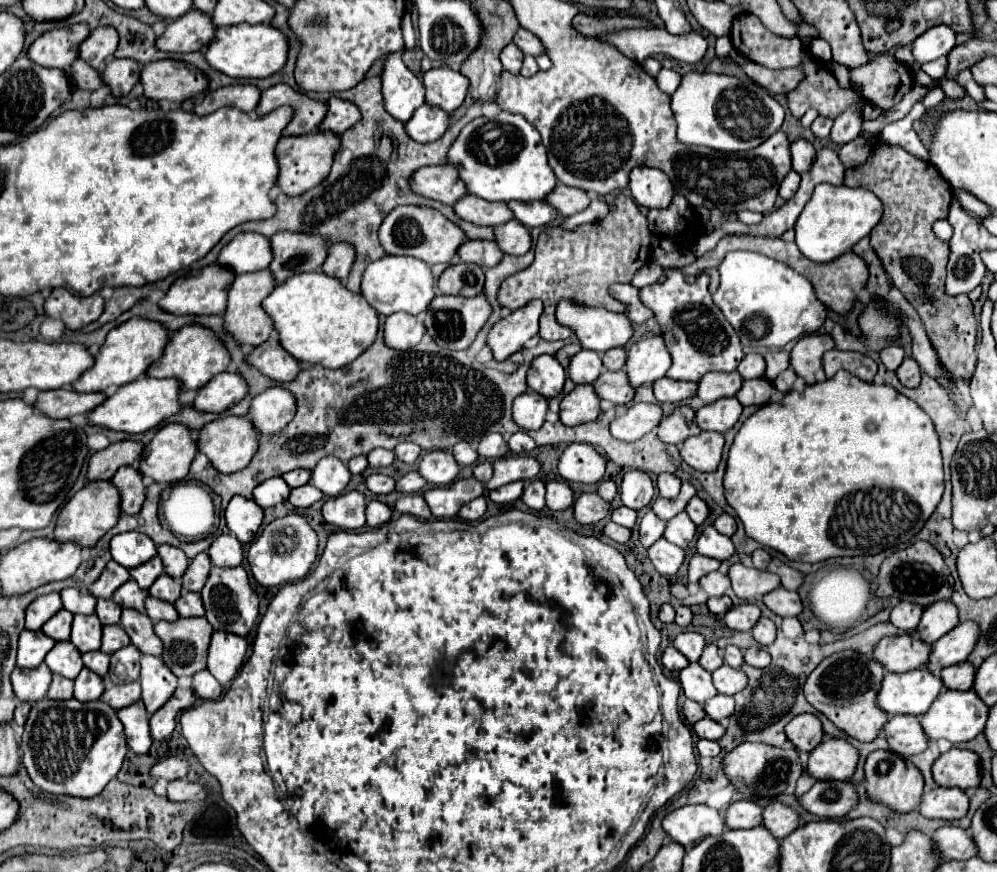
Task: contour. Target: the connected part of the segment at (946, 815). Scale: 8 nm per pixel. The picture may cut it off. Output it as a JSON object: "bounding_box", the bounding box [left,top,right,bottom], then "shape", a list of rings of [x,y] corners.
{"bounding_box":[920,786,968,820],"shape":[[[936,786],[922,794],[920,812],[926,818],[956,820],[968,812],[968,796],[960,788]]]}

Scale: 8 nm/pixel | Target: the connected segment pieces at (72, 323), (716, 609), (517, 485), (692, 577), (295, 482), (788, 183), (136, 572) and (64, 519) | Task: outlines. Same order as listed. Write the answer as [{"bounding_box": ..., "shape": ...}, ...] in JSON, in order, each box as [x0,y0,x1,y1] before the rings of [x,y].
[{"bounding_box":[44,288,104,330],"shape":[[[54,288],[44,304],[50,318],[58,318],[70,330],[80,330],[82,326],[98,320],[104,312],[104,298],[96,292],[92,296],[78,296],[66,288]]]},{"bounding_box":[708,596,732,616],"shape":[[[718,596],[718,598],[708,600],[708,608],[716,616],[724,616],[730,610],[730,606],[732,606],[732,600],[728,596]]]},{"bounding_box":[488,482,524,504],"shape":[[[512,482],[512,484],[506,484],[504,488],[498,488],[498,490],[492,490],[488,494],[488,498],[496,504],[512,504],[514,500],[518,500],[524,492],[524,482]]]},{"bounding_box":[688,554,720,584],"shape":[[[694,554],[692,560],[690,560],[690,570],[688,570],[688,582],[690,584],[696,584],[704,574],[708,572],[714,572],[720,568],[720,562],[714,560],[714,558],[708,558],[708,556],[702,556],[702,554]]]},{"bounding_box":[282,468,310,488],"shape":[[[298,468],[298,470],[292,470],[292,472],[282,474],[282,478],[288,482],[290,488],[298,488],[298,486],[302,486],[302,484],[306,484],[310,480],[310,470]]]},{"bounding_box":[780,172,800,200],"shape":[[[788,172],[788,176],[782,180],[780,184],[780,196],[784,200],[790,200],[794,194],[796,194],[796,188],[800,186],[800,174],[798,172]]]},{"bounding_box":[130,556,164,588],"shape":[[[154,556],[148,562],[140,564],[138,568],[132,568],[130,576],[138,582],[140,588],[150,588],[150,584],[162,574],[162,570],[164,570],[164,566],[162,566],[160,556]]]},{"bounding_box":[54,480,120,546],"shape":[[[94,480],[88,482],[82,490],[78,490],[62,508],[54,538],[64,540],[76,540],[82,546],[94,546],[112,526],[116,526],[120,518],[120,490],[112,484],[112,480]]]}]

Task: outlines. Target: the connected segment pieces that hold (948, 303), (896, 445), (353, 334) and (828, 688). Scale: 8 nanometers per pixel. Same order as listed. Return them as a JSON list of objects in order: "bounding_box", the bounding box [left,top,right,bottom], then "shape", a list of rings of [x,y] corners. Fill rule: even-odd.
[{"bounding_box":[844,144,976,380],"shape":[[[880,144],[880,148],[876,148],[876,156],[872,156],[872,160],[868,160],[868,164],[862,164],[860,168],[846,170],[844,184],[866,188],[882,200],[882,204],[884,204],[882,220],[870,232],[872,248],[880,256],[892,284],[908,298],[908,302],[916,308],[918,316],[922,318],[922,322],[926,326],[926,334],[938,354],[940,366],[946,370],[946,374],[952,380],[964,380],[964,378],[970,380],[974,374],[974,366],[976,366],[976,318],[972,312],[972,302],[964,294],[960,294],[960,296],[946,294],[944,278],[946,278],[950,244],[946,240],[936,238],[936,234],[932,230],[932,224],[936,220],[948,216],[948,208],[952,202],[950,184],[940,176],[936,166],[914,158],[912,154],[908,154],[906,150],[902,150],[898,146],[886,146],[886,144]]]},{"bounding_box":[724,372,944,562],"shape":[[[838,372],[834,378],[816,382],[812,386],[806,386],[802,392],[788,392],[782,400],[770,402],[762,406],[758,412],[754,412],[740,428],[740,432],[734,438],[734,444],[728,454],[728,468],[724,476],[724,490],[728,504],[736,510],[740,516],[746,534],[754,538],[760,546],[772,548],[782,552],[790,560],[798,562],[822,562],[836,556],[858,556],[858,554],[874,554],[874,550],[880,548],[894,548],[900,542],[912,540],[920,528],[928,522],[932,512],[942,500],[944,492],[944,472],[942,472],[942,456],[940,456],[940,440],[934,430],[932,420],[928,414],[908,396],[898,394],[892,386],[876,386],[868,384],[850,372]]]},{"bounding_box":[262,272,378,368],"shape":[[[304,272],[300,276],[292,276],[286,282],[278,284],[274,292],[262,302],[264,310],[274,320],[274,328],[280,332],[280,344],[300,362],[322,364],[326,368],[342,368],[356,360],[362,352],[366,352],[376,336],[378,336],[378,312],[368,306],[364,296],[348,290],[340,280],[332,276],[324,276],[324,272]]]},{"bounding_box":[804,650,888,742],"shape":[[[842,650],[816,666],[804,684],[804,696],[818,712],[832,720],[850,738],[872,742],[888,722],[888,714],[878,706],[878,692],[882,688],[884,674],[884,666],[874,658],[856,650]]]}]

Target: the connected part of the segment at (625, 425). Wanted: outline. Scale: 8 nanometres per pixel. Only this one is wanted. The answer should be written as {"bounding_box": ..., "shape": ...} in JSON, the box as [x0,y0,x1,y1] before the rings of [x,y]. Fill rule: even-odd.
{"bounding_box":[610,404,662,442],"shape":[[[634,404],[626,410],[626,414],[620,414],[612,424],[610,432],[618,440],[624,442],[634,442],[642,438],[644,434],[652,432],[658,428],[662,420],[662,408],[658,404]]]}

